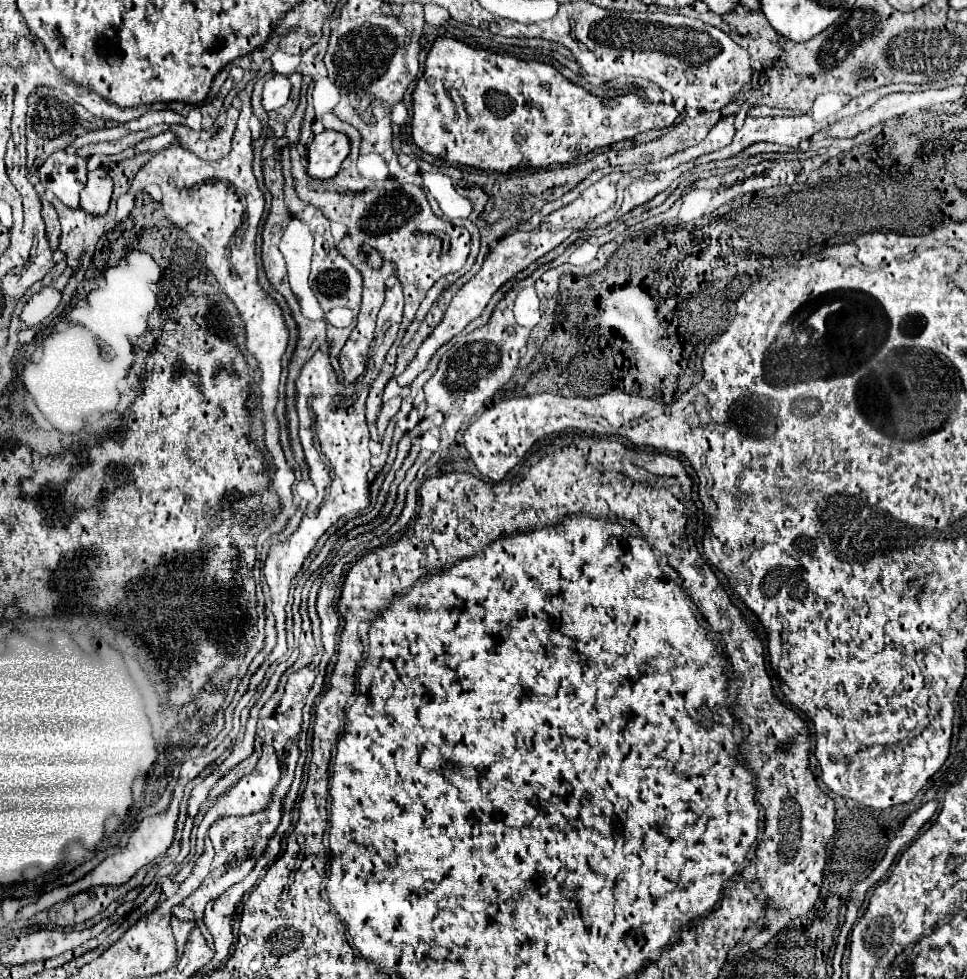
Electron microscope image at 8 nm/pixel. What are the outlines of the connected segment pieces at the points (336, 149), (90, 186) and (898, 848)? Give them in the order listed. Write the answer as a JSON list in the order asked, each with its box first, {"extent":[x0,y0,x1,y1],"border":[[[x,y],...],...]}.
[{"extent":[306,131,350,179],"border":[[[322,131],[308,143],[306,171],[316,179],[332,179],[338,173],[340,163],[350,151],[350,143],[342,133]]]},{"extent":[80,167,114,215],"border":[[[102,167],[90,171],[88,181],[80,191],[80,209],[90,215],[104,215],[110,205],[112,187],[114,185]]]},{"extent":[880,801,936,867],"border":[[[928,801],[928,803],[924,803],[920,809],[916,809],[914,813],[910,813],[910,815],[906,817],[906,821],[904,821],[902,827],[900,827],[900,831],[898,831],[896,837],[892,839],[890,847],[886,847],[884,861],[880,863],[882,867],[884,867],[884,865],[892,865],[892,861],[896,859],[896,855],[902,853],[902,849],[904,849],[908,843],[912,843],[912,839],[916,837],[916,833],[918,833],[918,831],[922,829],[922,825],[934,815],[934,811],[936,811],[936,801]]]}]

